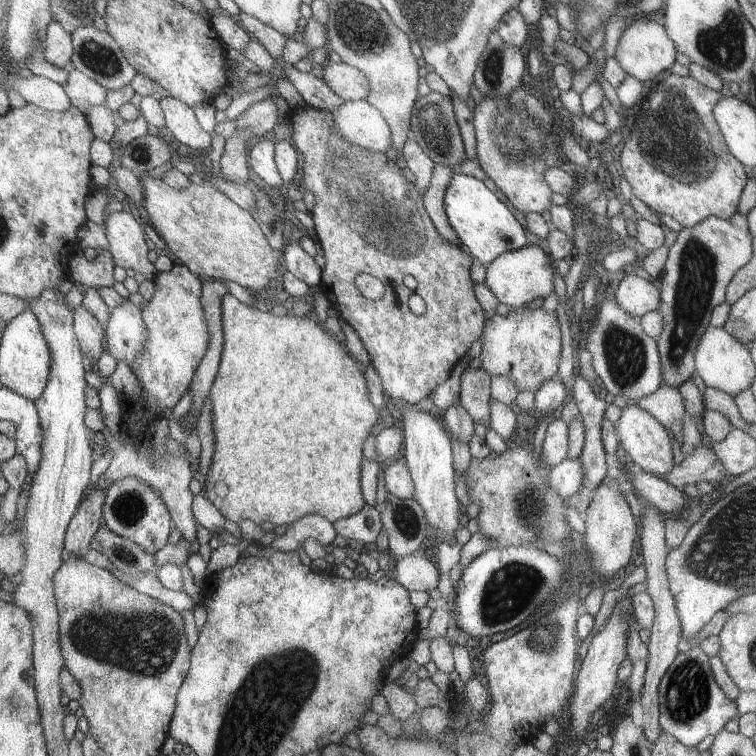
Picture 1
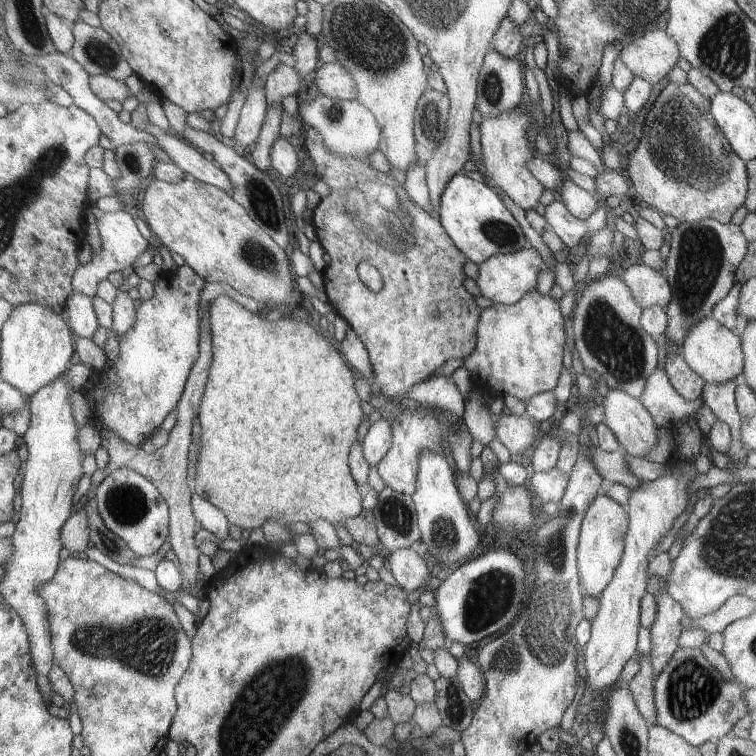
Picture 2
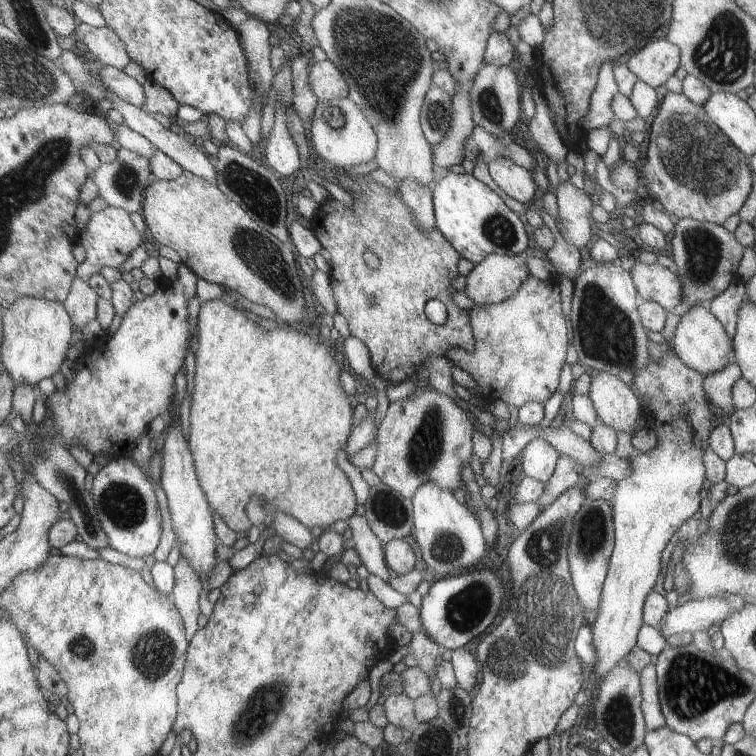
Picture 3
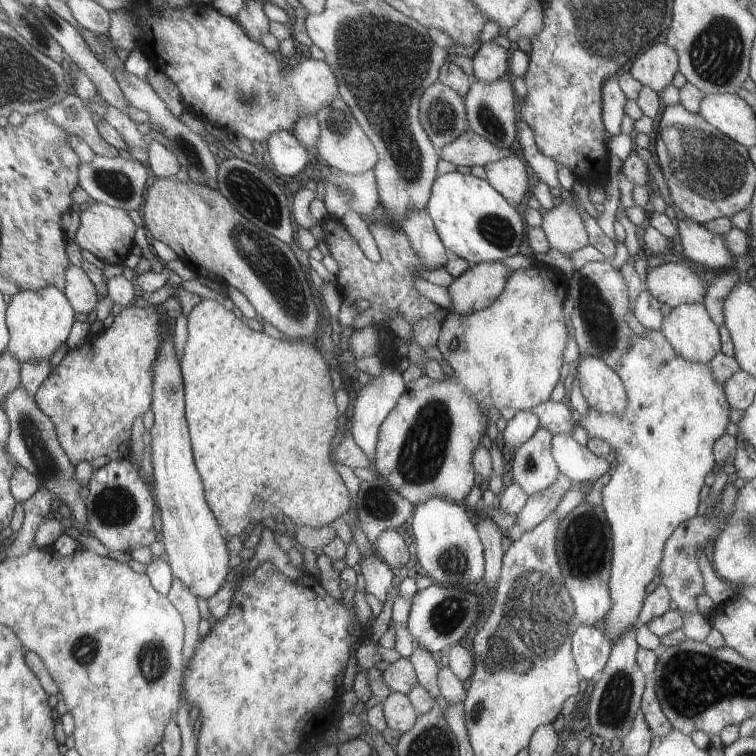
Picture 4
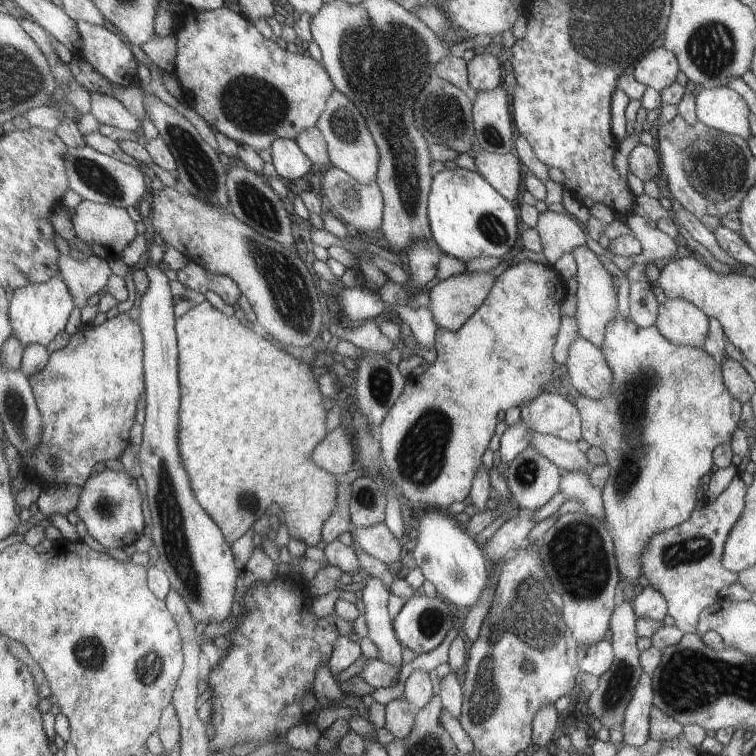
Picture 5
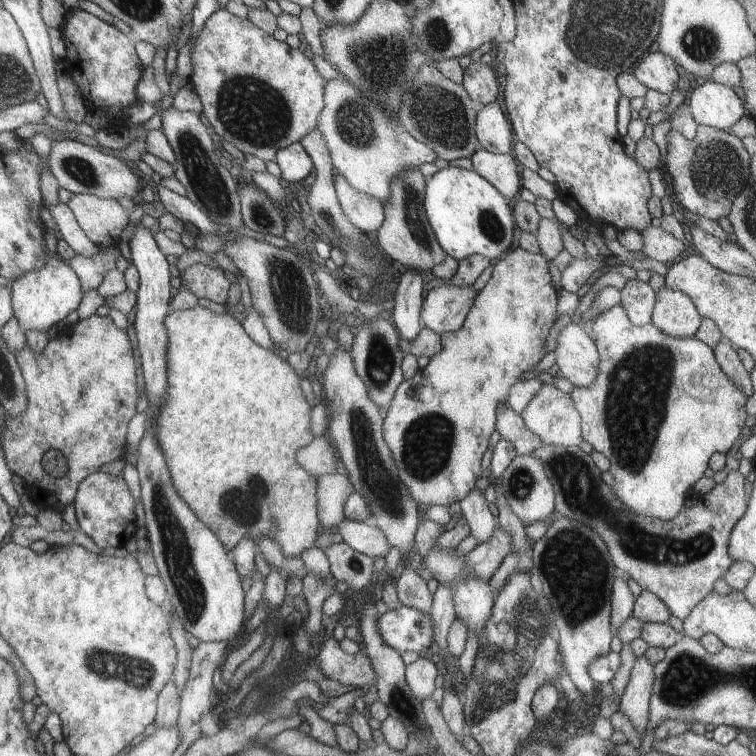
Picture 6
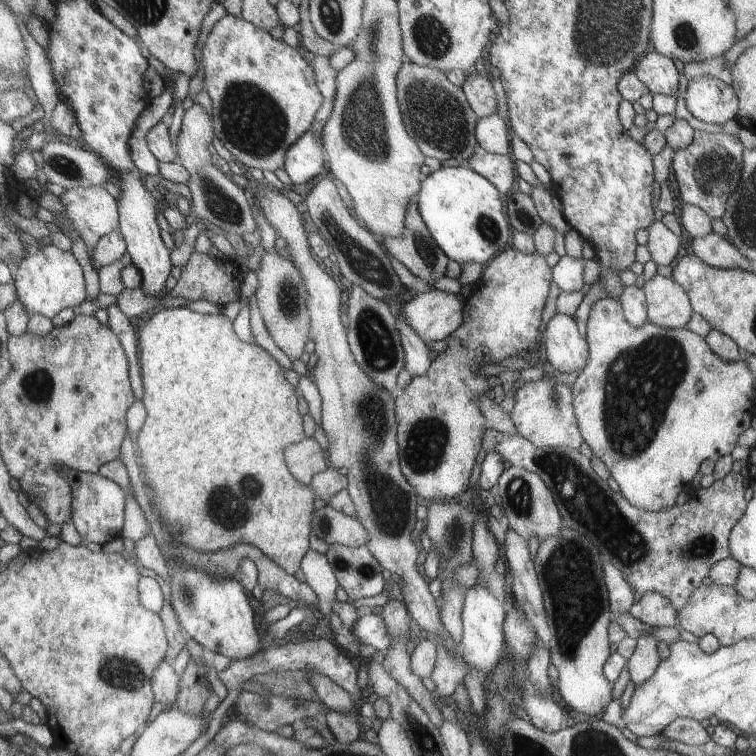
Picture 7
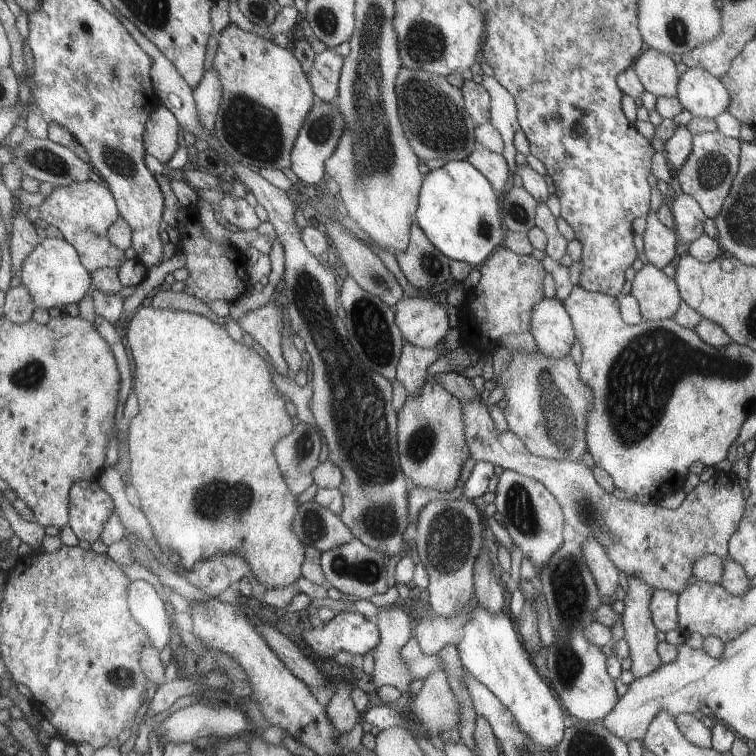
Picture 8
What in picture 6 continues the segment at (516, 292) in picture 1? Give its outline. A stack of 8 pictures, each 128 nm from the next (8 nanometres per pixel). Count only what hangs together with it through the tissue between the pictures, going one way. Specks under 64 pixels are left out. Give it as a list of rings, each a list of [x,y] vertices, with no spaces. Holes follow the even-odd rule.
[[[444,284],[440,288],[434,288],[426,292],[419,318],[423,327],[432,330],[440,336],[445,333],[457,332],[465,325],[469,312],[476,302],[477,292],[472,287],[458,287],[456,285]]]

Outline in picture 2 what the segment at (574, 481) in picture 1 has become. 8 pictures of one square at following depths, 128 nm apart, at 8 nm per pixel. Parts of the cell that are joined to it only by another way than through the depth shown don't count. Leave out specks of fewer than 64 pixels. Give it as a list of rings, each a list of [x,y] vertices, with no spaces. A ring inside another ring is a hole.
[[[554,467],[544,472],[531,472],[527,482],[532,488],[532,494],[538,498],[539,502],[559,503],[570,482],[570,474],[564,474]]]

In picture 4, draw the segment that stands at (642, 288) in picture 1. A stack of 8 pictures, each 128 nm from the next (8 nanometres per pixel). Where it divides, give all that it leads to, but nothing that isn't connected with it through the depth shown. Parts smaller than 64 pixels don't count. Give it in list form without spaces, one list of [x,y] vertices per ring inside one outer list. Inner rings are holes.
[[[684,262],[664,263],[649,268],[644,288],[660,302],[671,308],[684,303],[703,304],[710,276],[702,277]]]

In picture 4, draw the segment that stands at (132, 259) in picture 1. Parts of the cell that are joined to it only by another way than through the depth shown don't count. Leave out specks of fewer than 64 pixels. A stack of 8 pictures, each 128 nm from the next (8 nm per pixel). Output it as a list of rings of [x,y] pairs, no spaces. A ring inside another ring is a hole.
[[[92,203],[90,208],[82,211],[80,216],[80,226],[76,235],[74,236],[74,242],[80,246],[83,250],[92,252],[96,258],[99,258],[106,264],[124,264],[132,246],[134,246],[134,230],[136,230],[136,224],[132,222],[132,218],[128,216],[128,211],[111,207],[104,203]]]

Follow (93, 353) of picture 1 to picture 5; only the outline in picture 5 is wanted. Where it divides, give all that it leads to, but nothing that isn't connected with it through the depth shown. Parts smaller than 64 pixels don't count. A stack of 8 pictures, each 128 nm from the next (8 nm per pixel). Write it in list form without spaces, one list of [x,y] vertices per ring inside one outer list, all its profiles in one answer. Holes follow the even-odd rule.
[[[62,254],[60,265],[63,279],[68,281],[74,304],[78,308],[84,308],[103,294],[106,280],[112,274],[108,261],[94,256],[76,260]]]

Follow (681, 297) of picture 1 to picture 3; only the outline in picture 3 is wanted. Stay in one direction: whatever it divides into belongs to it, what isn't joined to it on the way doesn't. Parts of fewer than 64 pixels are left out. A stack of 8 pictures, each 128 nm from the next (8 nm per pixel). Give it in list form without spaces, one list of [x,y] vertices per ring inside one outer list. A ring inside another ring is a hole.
[[[691,218],[678,220],[671,243],[675,262],[673,269],[682,283],[682,303],[677,307],[680,314],[696,304],[714,300],[730,286],[745,248],[738,242],[734,232],[724,226]]]

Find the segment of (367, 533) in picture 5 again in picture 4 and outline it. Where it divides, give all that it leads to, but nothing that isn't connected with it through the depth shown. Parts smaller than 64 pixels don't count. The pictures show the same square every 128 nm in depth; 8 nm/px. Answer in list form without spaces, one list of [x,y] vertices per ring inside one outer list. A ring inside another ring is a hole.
[[[384,530],[380,538],[373,544],[375,552],[388,566],[393,568],[403,568],[411,566],[410,552],[404,538],[395,530]]]

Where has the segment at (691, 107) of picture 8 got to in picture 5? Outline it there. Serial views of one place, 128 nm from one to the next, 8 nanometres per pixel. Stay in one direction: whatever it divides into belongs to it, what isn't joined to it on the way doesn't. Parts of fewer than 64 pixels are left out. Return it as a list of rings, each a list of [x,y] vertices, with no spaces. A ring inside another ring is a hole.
[[[730,87],[702,89],[696,95],[697,120],[722,132],[750,140],[750,109],[746,100]]]

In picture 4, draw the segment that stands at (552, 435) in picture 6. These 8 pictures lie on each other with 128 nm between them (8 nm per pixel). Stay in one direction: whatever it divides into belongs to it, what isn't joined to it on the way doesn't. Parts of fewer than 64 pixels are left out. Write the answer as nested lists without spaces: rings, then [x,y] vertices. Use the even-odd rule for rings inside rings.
[[[548,400],[548,402],[542,402],[534,408],[529,408],[532,414],[538,416],[540,420],[540,426],[546,428],[552,435],[560,433],[572,435],[575,424],[575,412],[571,408],[568,408],[562,401],[554,402]],[[573,417],[573,418],[572,418]]]

